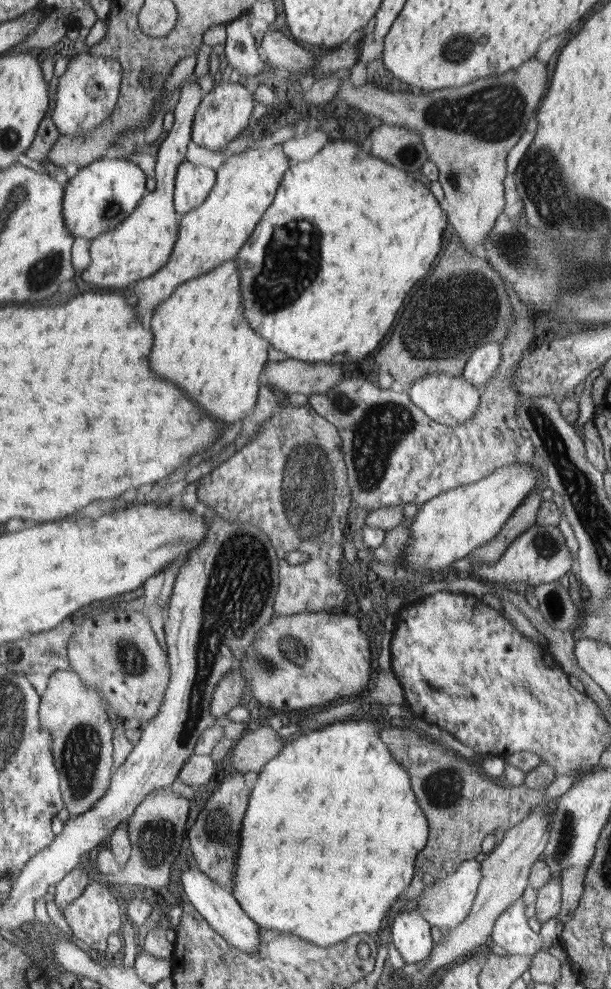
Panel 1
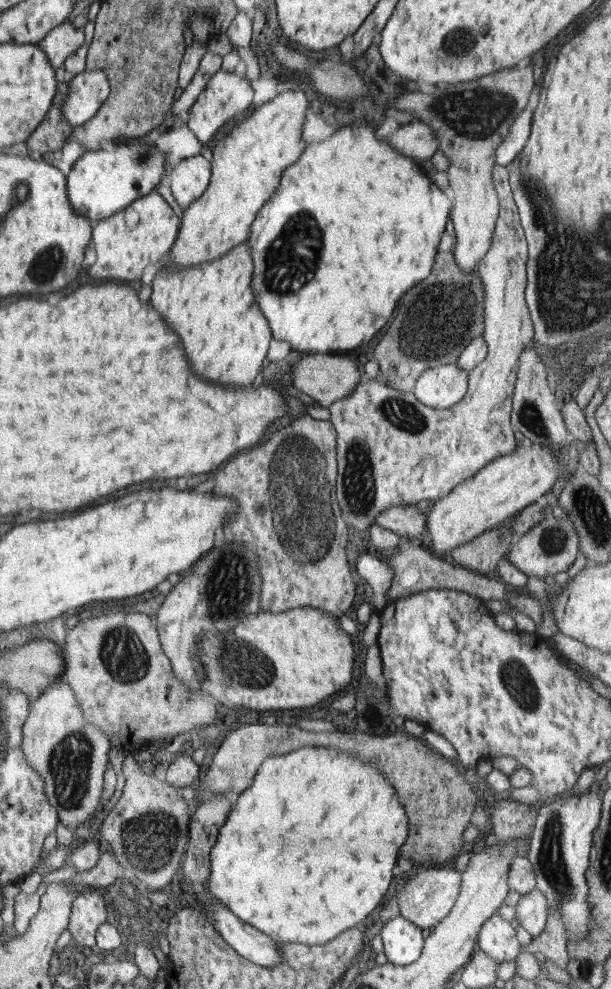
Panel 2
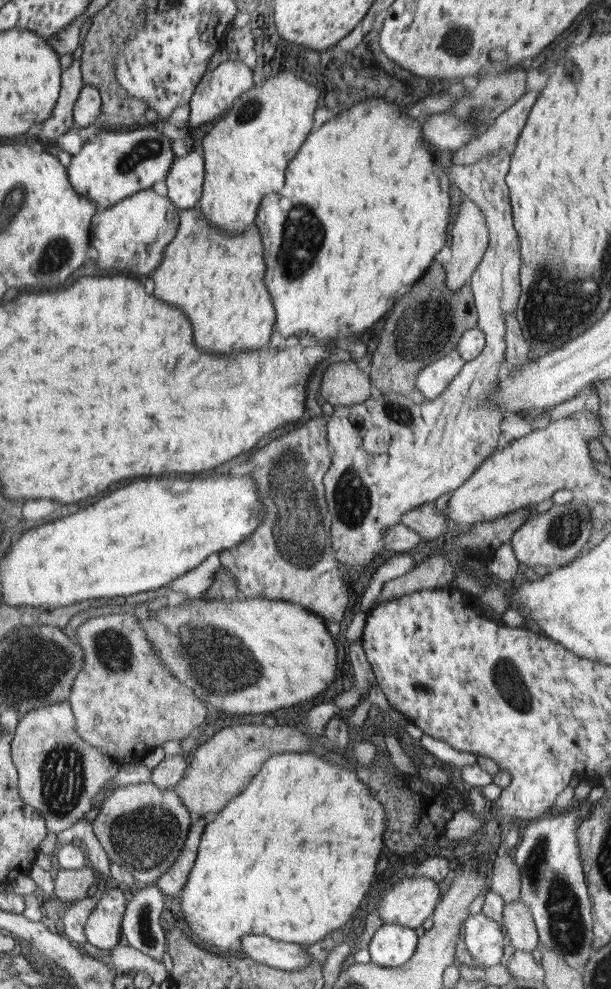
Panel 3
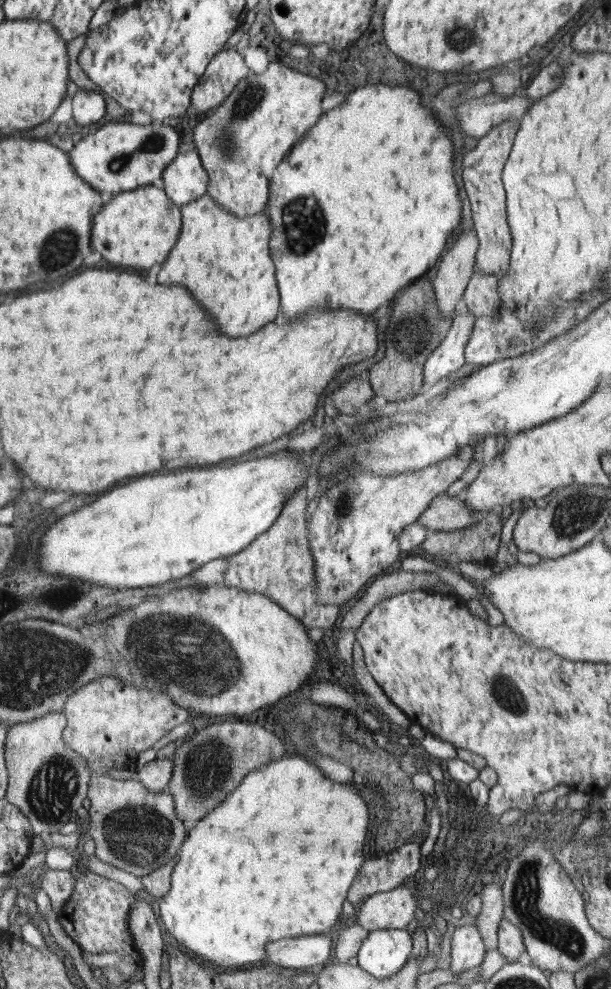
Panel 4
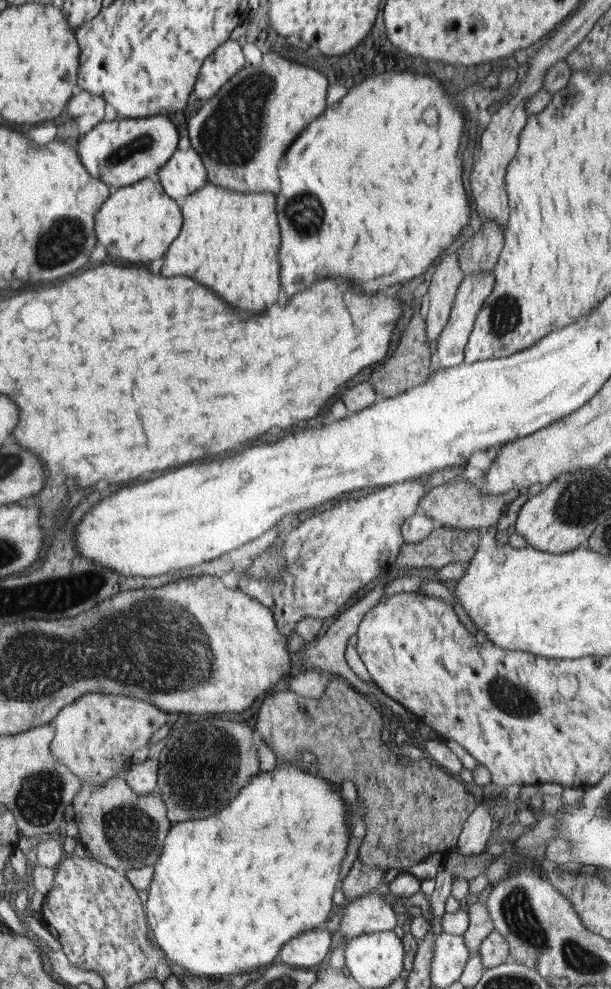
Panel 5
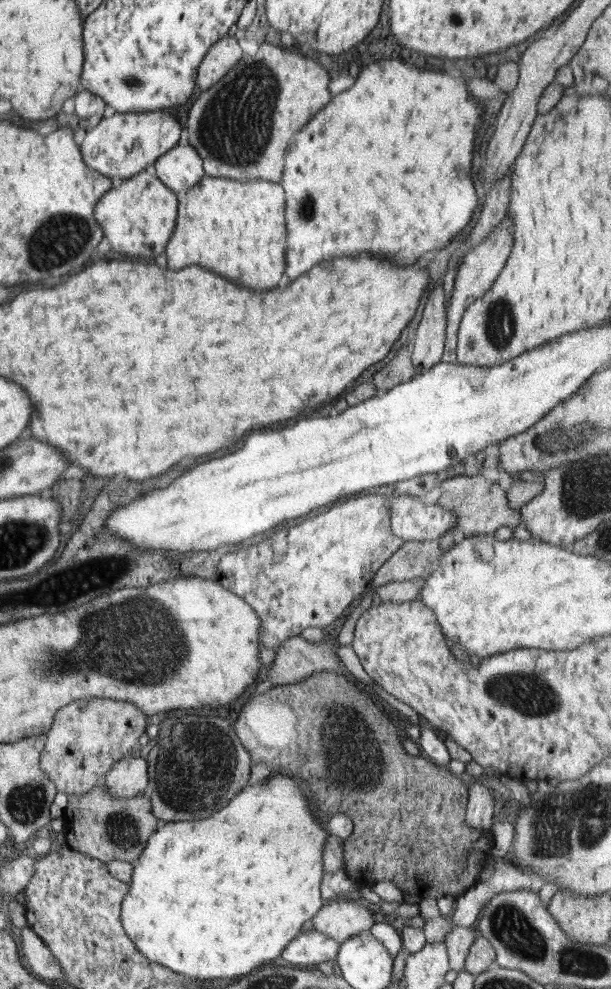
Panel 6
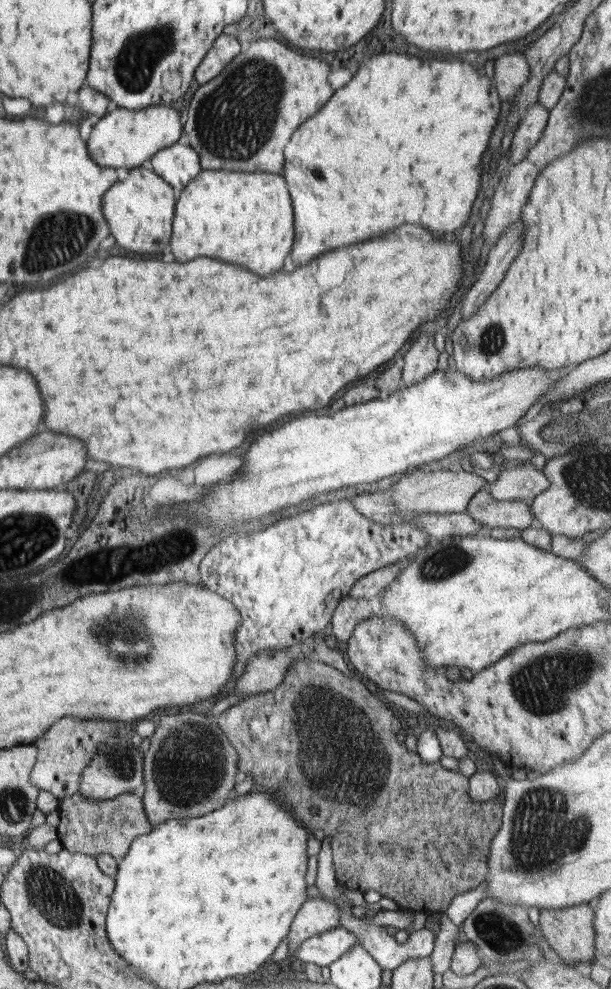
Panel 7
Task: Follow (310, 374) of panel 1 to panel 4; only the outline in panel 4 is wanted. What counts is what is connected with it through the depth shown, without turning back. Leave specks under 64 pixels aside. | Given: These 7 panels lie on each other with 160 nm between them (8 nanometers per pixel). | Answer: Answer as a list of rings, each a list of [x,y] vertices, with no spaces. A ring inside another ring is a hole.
[[[351,378],[349,382],[337,388],[331,398],[335,407],[344,414],[353,415],[366,409],[366,404],[374,398],[373,388],[360,378]]]

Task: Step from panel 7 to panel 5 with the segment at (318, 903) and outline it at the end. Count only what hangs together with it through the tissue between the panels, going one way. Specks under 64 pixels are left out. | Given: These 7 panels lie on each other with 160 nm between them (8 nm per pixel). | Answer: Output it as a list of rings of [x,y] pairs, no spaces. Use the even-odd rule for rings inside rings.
[[[382,890],[362,895],[346,905],[336,930],[346,940],[362,934],[392,931],[396,926],[396,912],[382,897]]]

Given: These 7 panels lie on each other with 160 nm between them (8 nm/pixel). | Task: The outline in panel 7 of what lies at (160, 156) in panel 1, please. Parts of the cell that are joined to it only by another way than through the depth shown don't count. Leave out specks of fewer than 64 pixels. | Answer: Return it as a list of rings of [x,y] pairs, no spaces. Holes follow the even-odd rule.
[[[144,167],[132,168],[126,180],[116,182],[102,198],[102,212],[110,232],[120,248],[138,253],[162,252],[170,243],[177,199],[174,190],[154,171]]]

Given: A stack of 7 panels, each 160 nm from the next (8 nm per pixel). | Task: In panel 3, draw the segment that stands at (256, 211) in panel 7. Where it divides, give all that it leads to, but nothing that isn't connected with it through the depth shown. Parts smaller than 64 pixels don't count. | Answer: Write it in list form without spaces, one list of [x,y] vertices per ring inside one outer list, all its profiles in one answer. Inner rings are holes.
[[[199,206],[179,210],[179,230],[166,246],[163,259],[151,276],[155,284],[153,295],[186,312],[194,328],[194,342],[200,350],[232,354],[264,348],[270,342],[272,330],[275,329],[276,311],[264,284],[266,266],[262,260],[262,246],[262,237],[255,224],[242,234],[230,236],[211,226],[200,213]]]

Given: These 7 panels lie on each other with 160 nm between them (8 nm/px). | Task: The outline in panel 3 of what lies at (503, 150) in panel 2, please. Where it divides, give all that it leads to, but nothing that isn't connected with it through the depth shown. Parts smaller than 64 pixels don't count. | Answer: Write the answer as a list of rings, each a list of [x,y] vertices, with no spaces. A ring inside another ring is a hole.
[[[527,90],[526,94],[507,108],[486,132],[472,137],[464,146],[452,153],[454,165],[474,164],[483,156],[498,154],[501,150],[512,151],[540,92]]]

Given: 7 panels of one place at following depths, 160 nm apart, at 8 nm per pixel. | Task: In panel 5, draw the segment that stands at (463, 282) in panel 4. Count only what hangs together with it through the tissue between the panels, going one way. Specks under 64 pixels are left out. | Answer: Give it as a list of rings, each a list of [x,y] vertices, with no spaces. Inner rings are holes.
[[[459,252],[447,256],[436,266],[424,307],[426,332],[431,350],[436,348],[440,333],[450,319],[451,308],[464,277]]]

